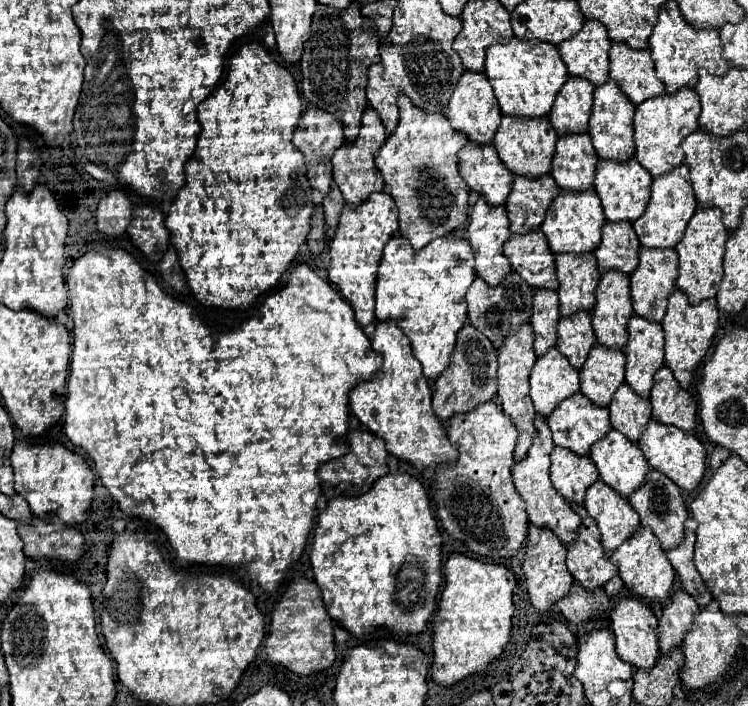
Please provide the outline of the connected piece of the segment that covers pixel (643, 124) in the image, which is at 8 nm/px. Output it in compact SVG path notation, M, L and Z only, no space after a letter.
M684 86L674 94L664 92L656 98L648 98L636 106L634 114L634 142L636 142L636 160L652 174L664 174L674 166L684 162L684 150L680 148L682 140L698 128L700 114L700 96L694 88Z

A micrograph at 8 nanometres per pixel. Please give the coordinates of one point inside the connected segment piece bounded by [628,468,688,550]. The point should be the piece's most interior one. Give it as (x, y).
(659, 503)

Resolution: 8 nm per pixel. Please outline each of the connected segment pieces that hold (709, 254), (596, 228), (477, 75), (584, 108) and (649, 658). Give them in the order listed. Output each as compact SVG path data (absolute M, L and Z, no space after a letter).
M698 206L692 220L686 226L684 238L678 242L678 282L676 286L688 296L688 302L698 304L700 300L714 298L722 280L722 258L724 258L724 244L728 240L728 230L722 222L720 208L714 206Z
M590 188L590 190L582 190L582 192L570 192L570 190L560 190L558 198L552 200L546 218L542 222L542 232L548 238L550 250L552 252L574 252L574 254L582 254L582 252L592 252L596 250L600 238L602 238L602 224L606 222L604 214L602 214L602 206L600 206L600 198L598 194Z
M464 70L460 80L456 82L454 86L454 92L452 92L452 98L448 102L448 112L446 112L450 124L456 128L456 130L462 130L464 134L468 134L468 138L476 144L488 144L492 142L494 134L496 134L496 128L498 128L498 122L502 118L502 112L500 112L500 106L498 106L498 100L494 96L494 90L486 78L484 72L472 72L472 70Z
M570 76L558 92L550 110L550 122L556 134L582 132L588 128L594 84L580 76Z
M622 596L610 612L610 626L616 636L616 652L624 662L632 662L636 668L650 668L658 658L658 632L656 616L638 596Z

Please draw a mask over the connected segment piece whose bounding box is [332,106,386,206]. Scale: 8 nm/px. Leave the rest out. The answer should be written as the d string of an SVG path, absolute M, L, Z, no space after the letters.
M366 106L364 112L366 114L362 114L362 128L360 128L360 134L356 136L356 140L346 140L344 146L340 146L332 156L334 182L338 182L338 188L344 196L344 200L352 206L362 202L362 198L366 198L366 194L372 194L374 190L386 190L382 174L374 164L374 156L376 156L378 148L382 146L382 142L386 140L386 128L382 126L382 120L372 106Z

